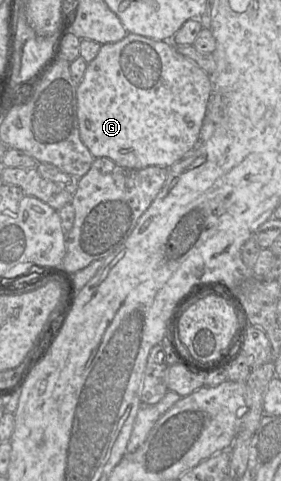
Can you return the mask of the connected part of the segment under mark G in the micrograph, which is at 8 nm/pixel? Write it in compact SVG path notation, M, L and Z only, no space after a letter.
M128 33L124 39L118 42L101 45L98 55L88 63L83 79L77 85L77 117L80 138L94 158L106 157L128 169L143 169L148 166L163 166L169 168L193 151L198 145L199 133L206 116L207 103L211 92L211 76L188 58L181 55L171 40L154 40Z

